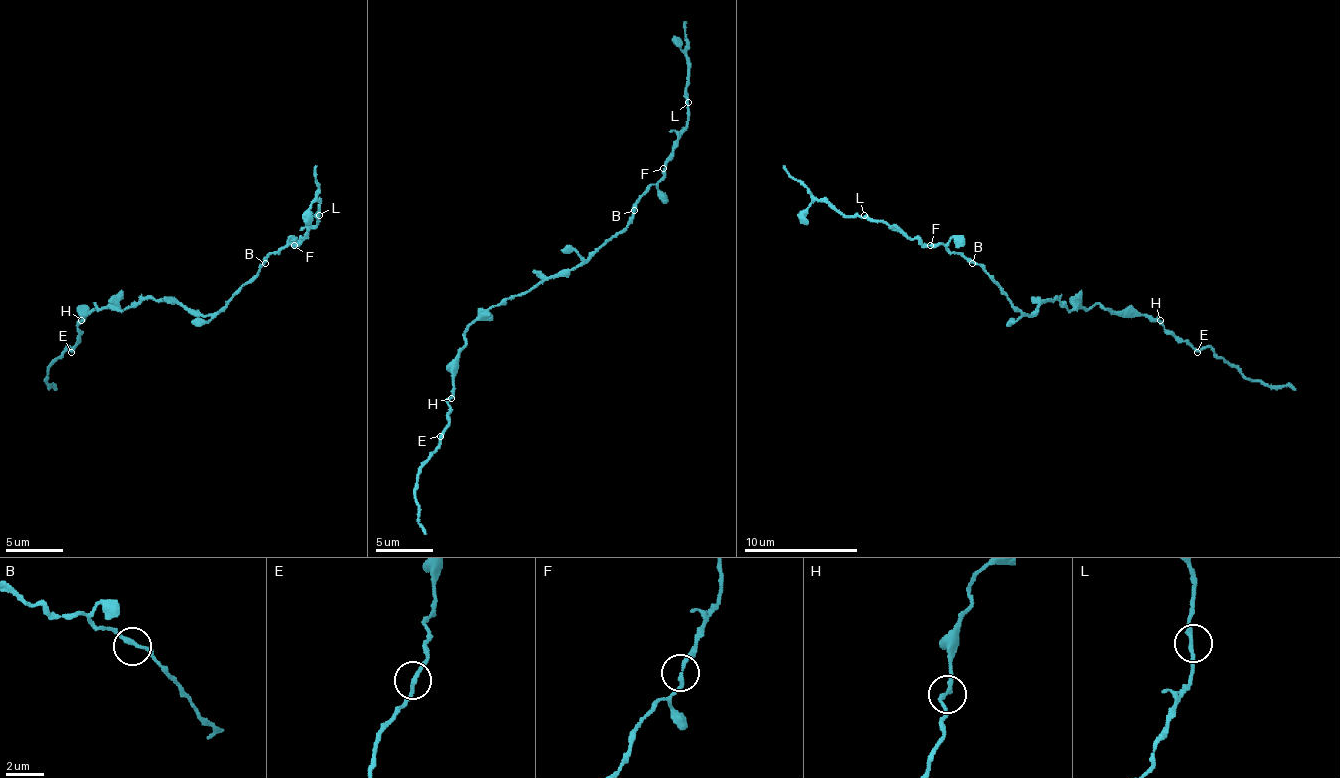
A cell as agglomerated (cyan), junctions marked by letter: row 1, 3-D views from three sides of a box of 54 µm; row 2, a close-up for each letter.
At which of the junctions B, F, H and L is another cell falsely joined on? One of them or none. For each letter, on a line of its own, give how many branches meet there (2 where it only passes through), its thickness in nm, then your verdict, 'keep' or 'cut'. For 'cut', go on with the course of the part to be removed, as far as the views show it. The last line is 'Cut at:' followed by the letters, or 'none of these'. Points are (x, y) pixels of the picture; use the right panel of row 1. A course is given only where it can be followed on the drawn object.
B: 2 | 200 nm | keep
F: 2 | 240 nm | keep
H: 2 | 200 nm | keep
L: 2 | 200 nm | keep
Cut at: none of these

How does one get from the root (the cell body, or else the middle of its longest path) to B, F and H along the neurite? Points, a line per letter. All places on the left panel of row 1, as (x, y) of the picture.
B: (185, 309), (193, 309), (202, 315), (216, 315), (265, 263)
F: (185, 309), (193, 309), (202, 315), (216, 315), (256, 275), (270, 255), (290, 243), (293, 246)
H: (185, 309), (168, 300), (148, 297), (128, 309), (99, 309), (96, 303), (82, 320)

